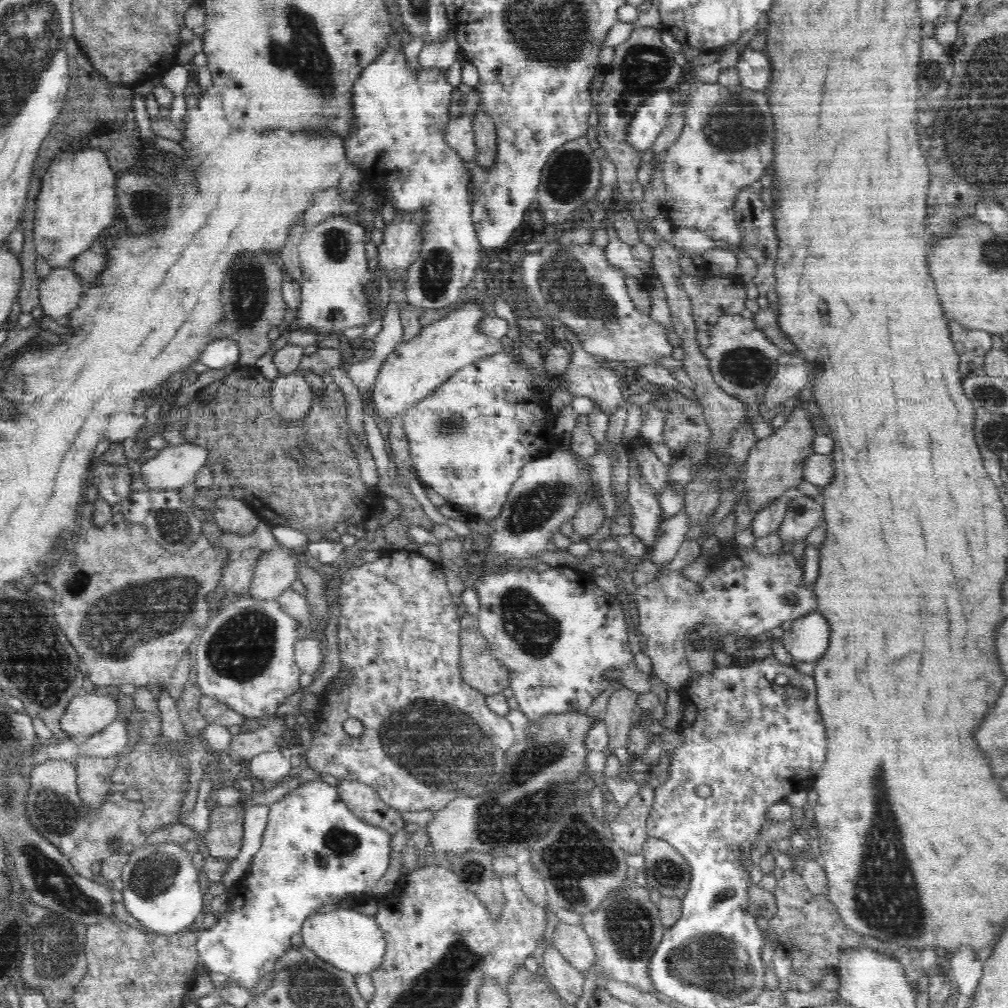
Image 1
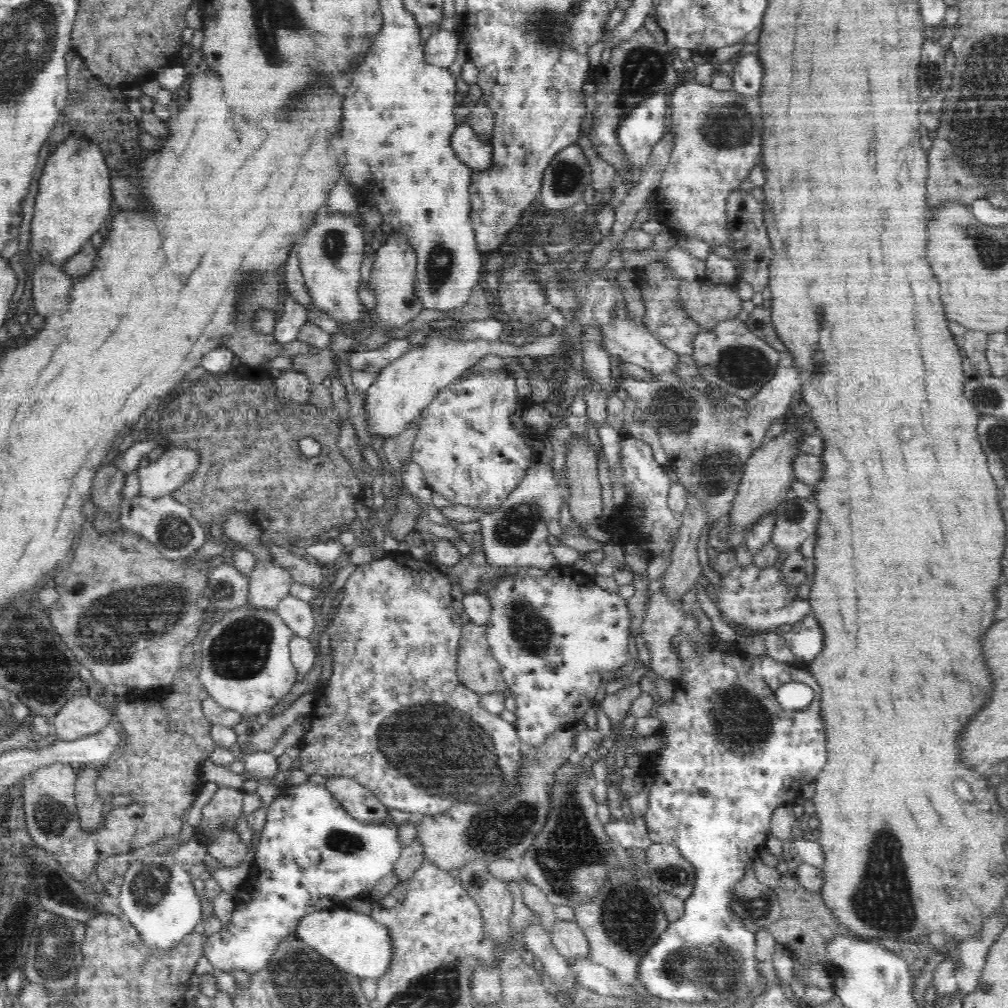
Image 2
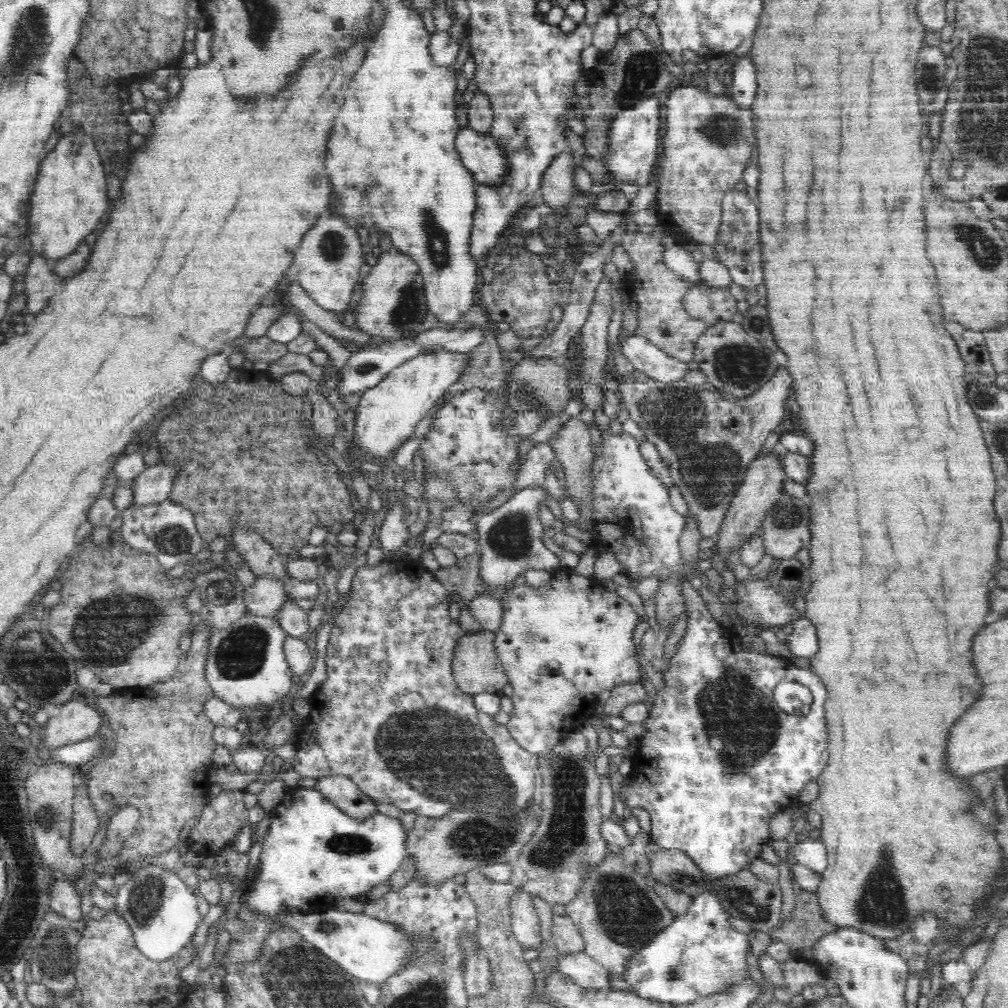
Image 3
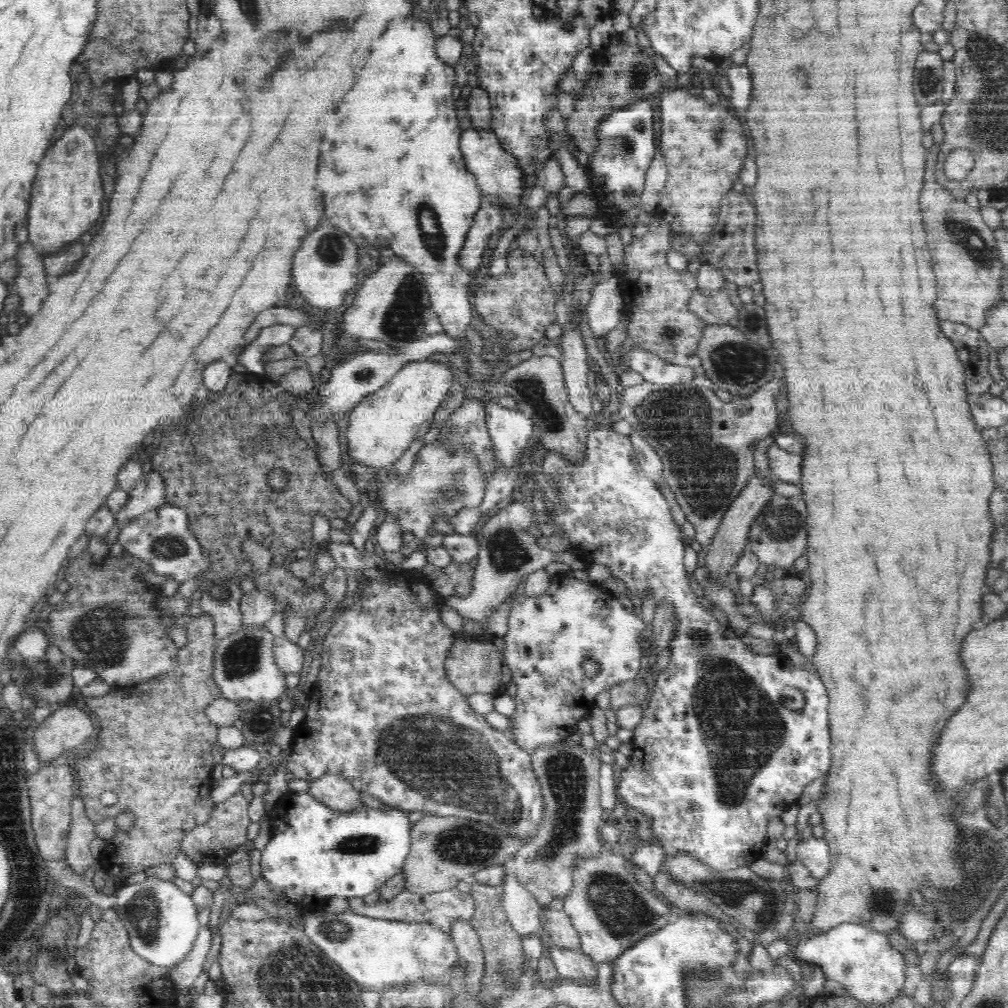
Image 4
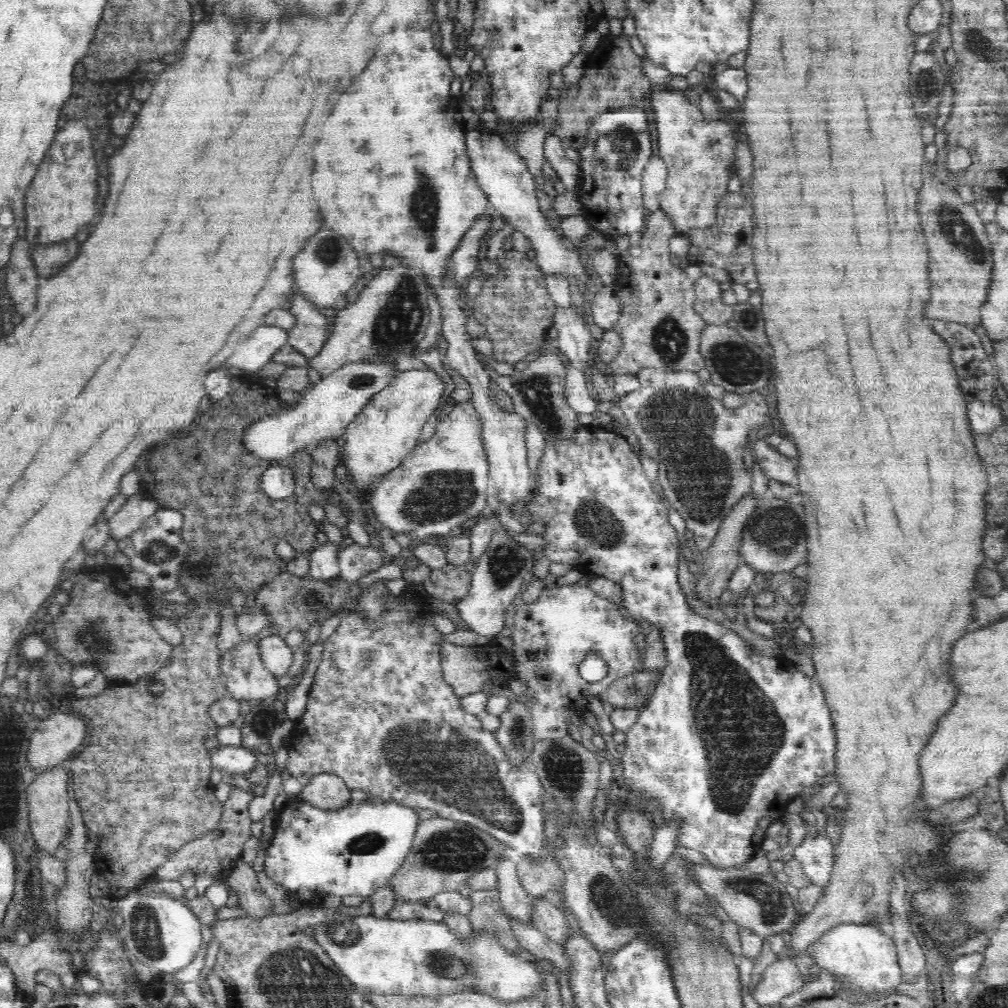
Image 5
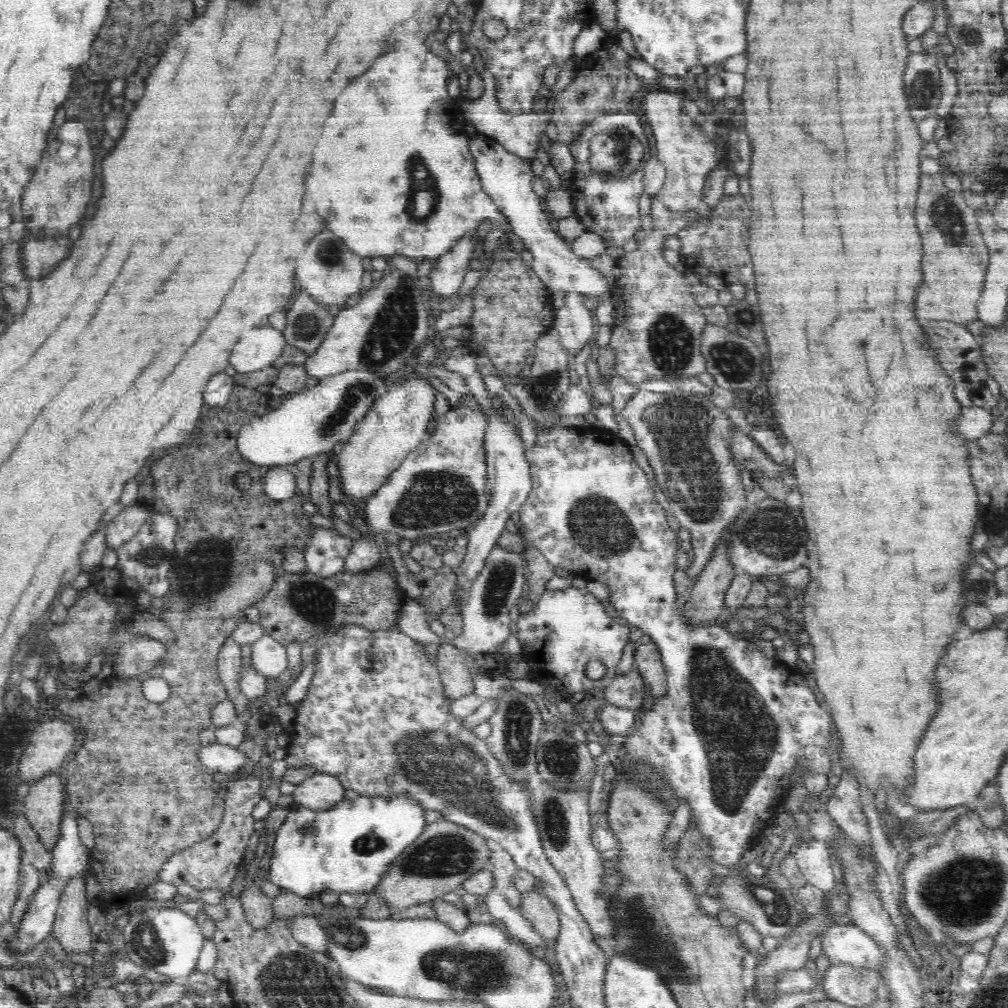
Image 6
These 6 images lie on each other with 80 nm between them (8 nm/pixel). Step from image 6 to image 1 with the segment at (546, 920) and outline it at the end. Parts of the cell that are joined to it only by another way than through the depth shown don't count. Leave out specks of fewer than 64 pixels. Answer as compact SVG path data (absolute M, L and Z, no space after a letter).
M559 922L552 932L552 942L563 958L582 973L595 964L595 948L581 925Z

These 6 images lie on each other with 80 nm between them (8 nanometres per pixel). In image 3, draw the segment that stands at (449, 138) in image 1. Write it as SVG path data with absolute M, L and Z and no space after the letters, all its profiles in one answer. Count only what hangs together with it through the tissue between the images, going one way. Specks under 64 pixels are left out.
M468 126L461 128L455 148L476 185L498 185L507 176L507 160L490 134L479 134Z

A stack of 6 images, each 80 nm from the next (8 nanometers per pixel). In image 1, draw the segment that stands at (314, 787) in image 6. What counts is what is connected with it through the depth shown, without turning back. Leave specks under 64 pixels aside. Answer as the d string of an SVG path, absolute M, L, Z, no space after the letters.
M344 779L339 780L335 787L342 802L368 824L382 828L392 836L404 828L404 821L400 816L402 812L386 804L371 785Z

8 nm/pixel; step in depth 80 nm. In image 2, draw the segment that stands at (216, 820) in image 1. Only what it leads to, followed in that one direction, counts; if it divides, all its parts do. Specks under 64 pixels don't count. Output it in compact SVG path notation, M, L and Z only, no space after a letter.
M222 828L220 836L204 843L207 853L219 861L221 867L236 868L244 862L248 845L240 841L235 828Z

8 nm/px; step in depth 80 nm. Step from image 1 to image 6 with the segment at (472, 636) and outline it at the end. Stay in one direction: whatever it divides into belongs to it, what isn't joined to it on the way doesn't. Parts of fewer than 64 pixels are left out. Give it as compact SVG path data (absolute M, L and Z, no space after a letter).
M441 644L437 651L438 671L450 701L474 693L472 673L482 673L476 661L452 644Z

